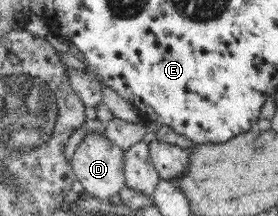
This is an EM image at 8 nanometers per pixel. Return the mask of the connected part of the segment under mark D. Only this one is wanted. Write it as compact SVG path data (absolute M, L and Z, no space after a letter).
M96 133L87 134L80 142L71 158L71 167L75 177L82 183L83 190L100 200L108 200L126 187L123 171L125 152L108 137Z

